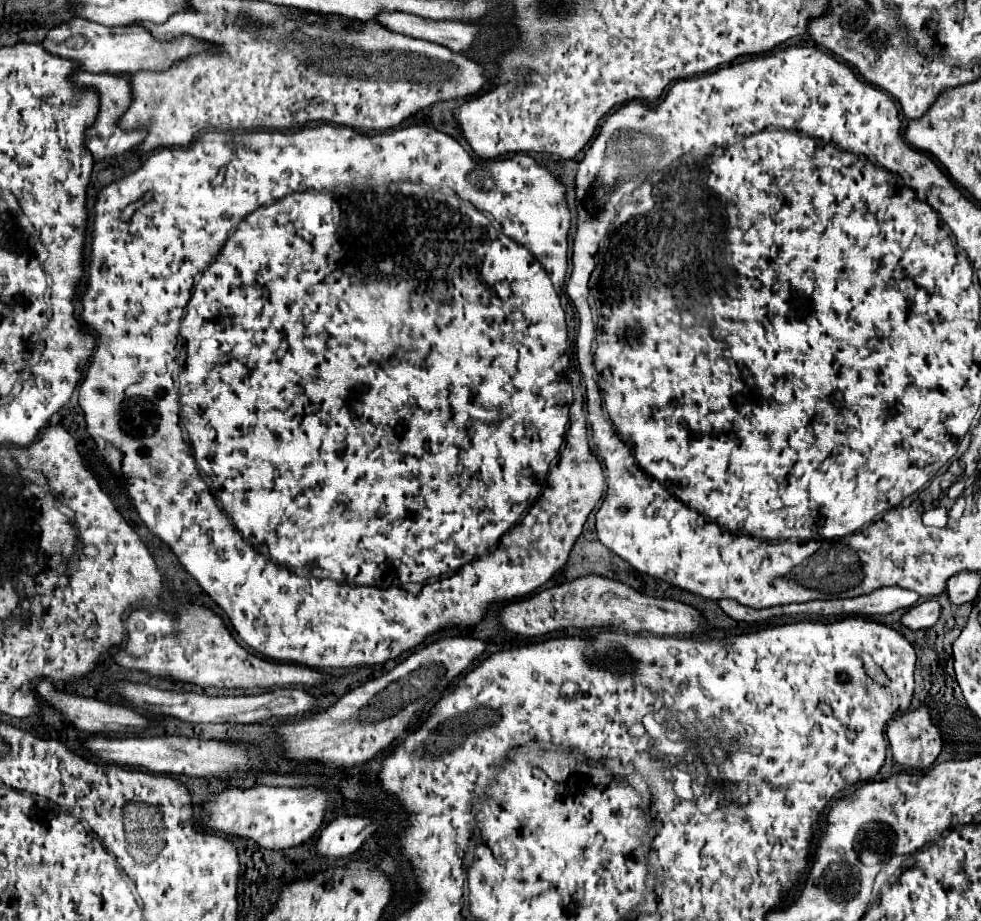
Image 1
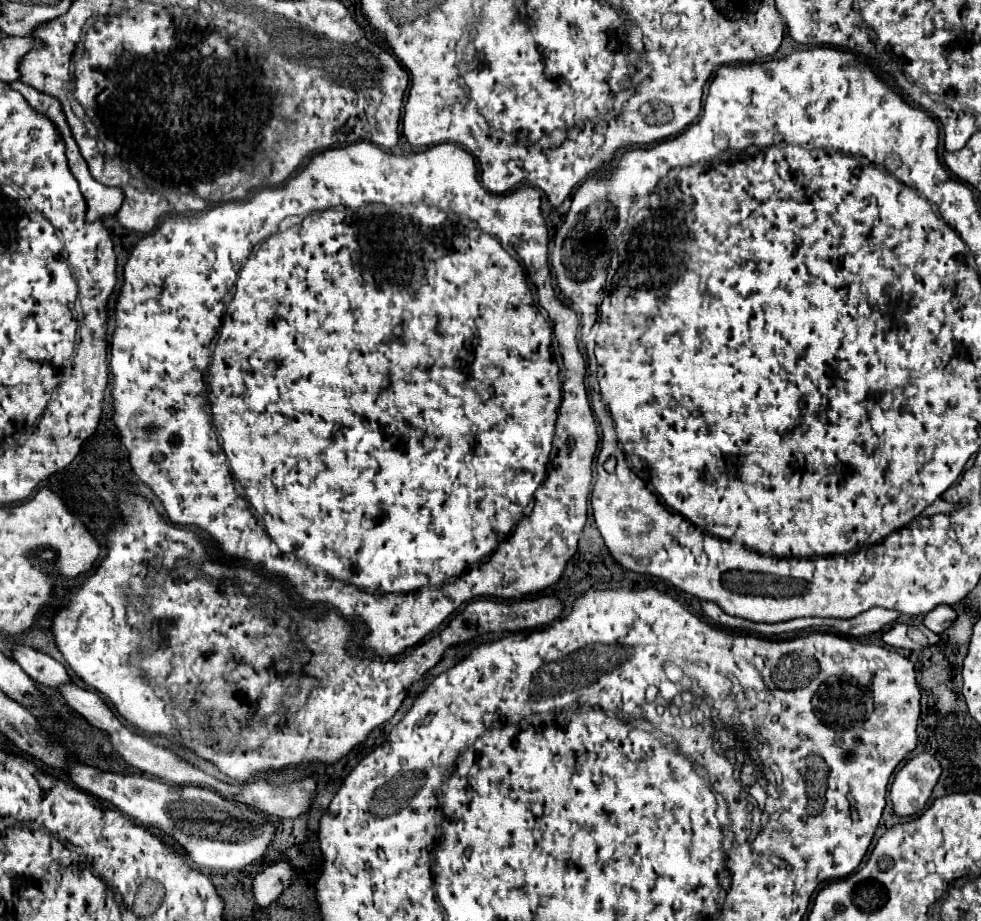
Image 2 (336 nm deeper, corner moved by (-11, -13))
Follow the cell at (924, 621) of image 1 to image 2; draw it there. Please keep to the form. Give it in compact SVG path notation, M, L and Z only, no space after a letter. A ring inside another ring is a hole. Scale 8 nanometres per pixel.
M896 624L888 632L884 632L882 640L894 648L906 648L906 650L924 650L928 646L934 646L940 636L932 630L928 630L924 624L920 626L908 626L908 624Z

